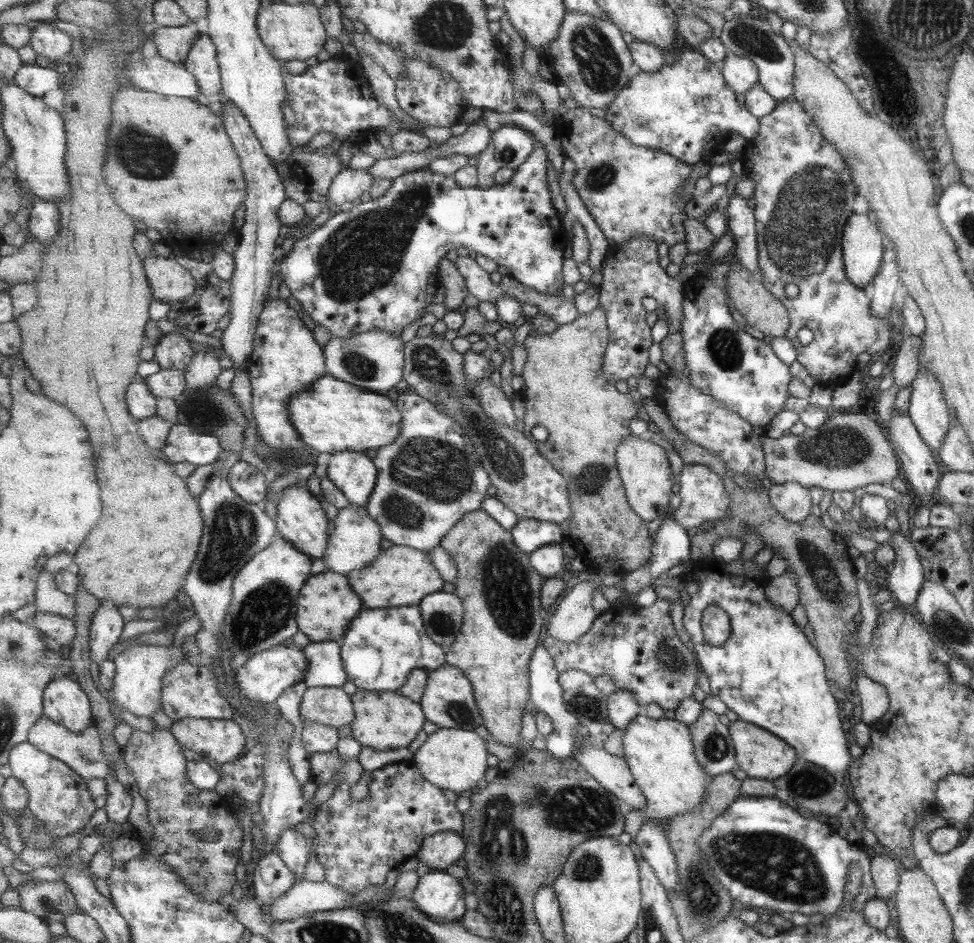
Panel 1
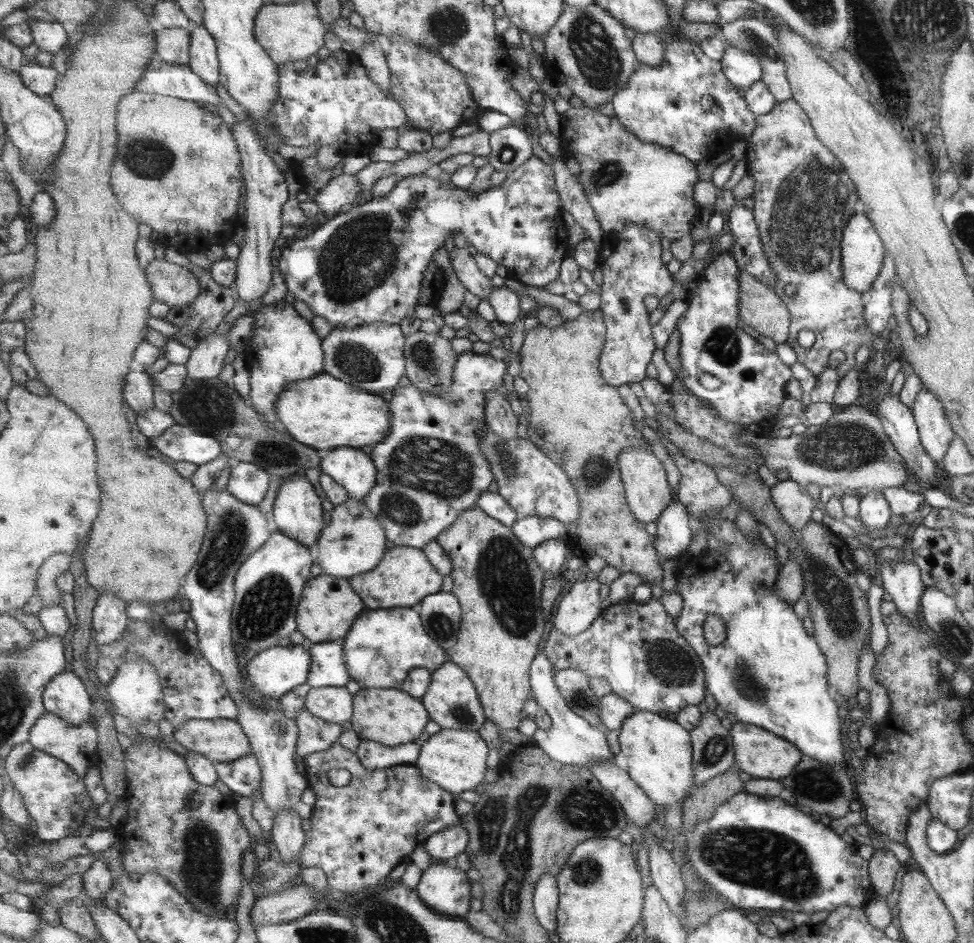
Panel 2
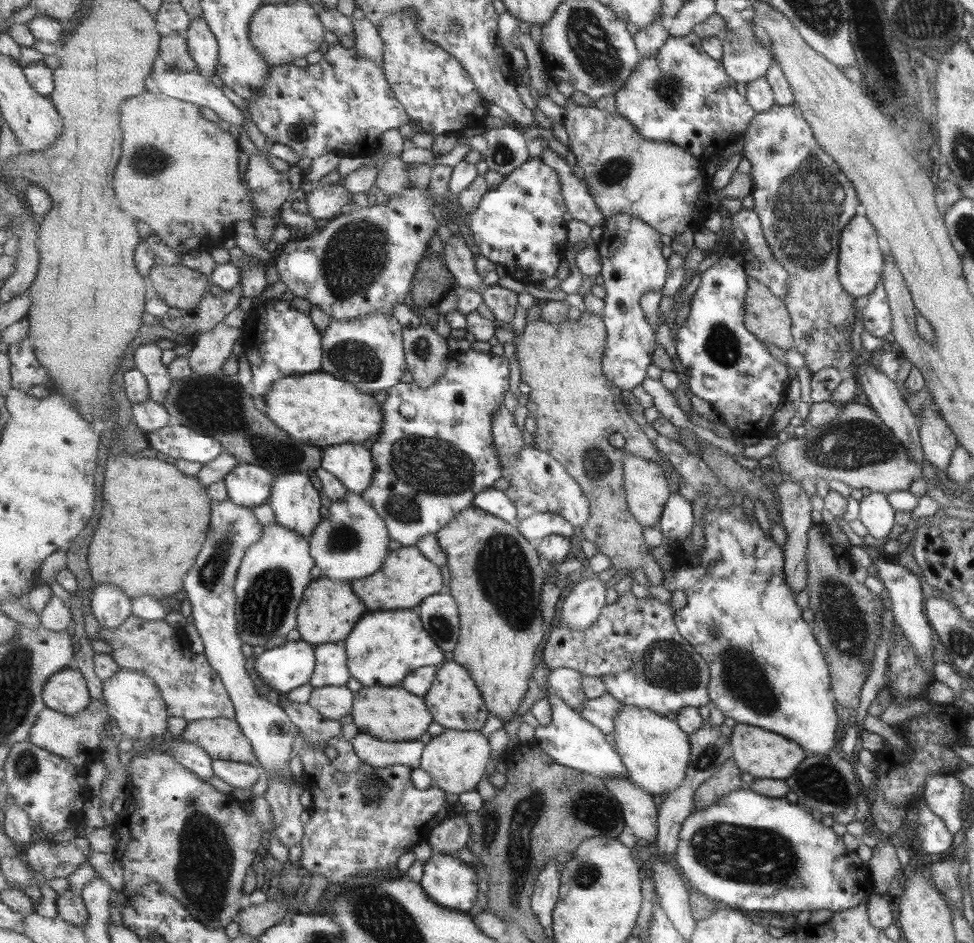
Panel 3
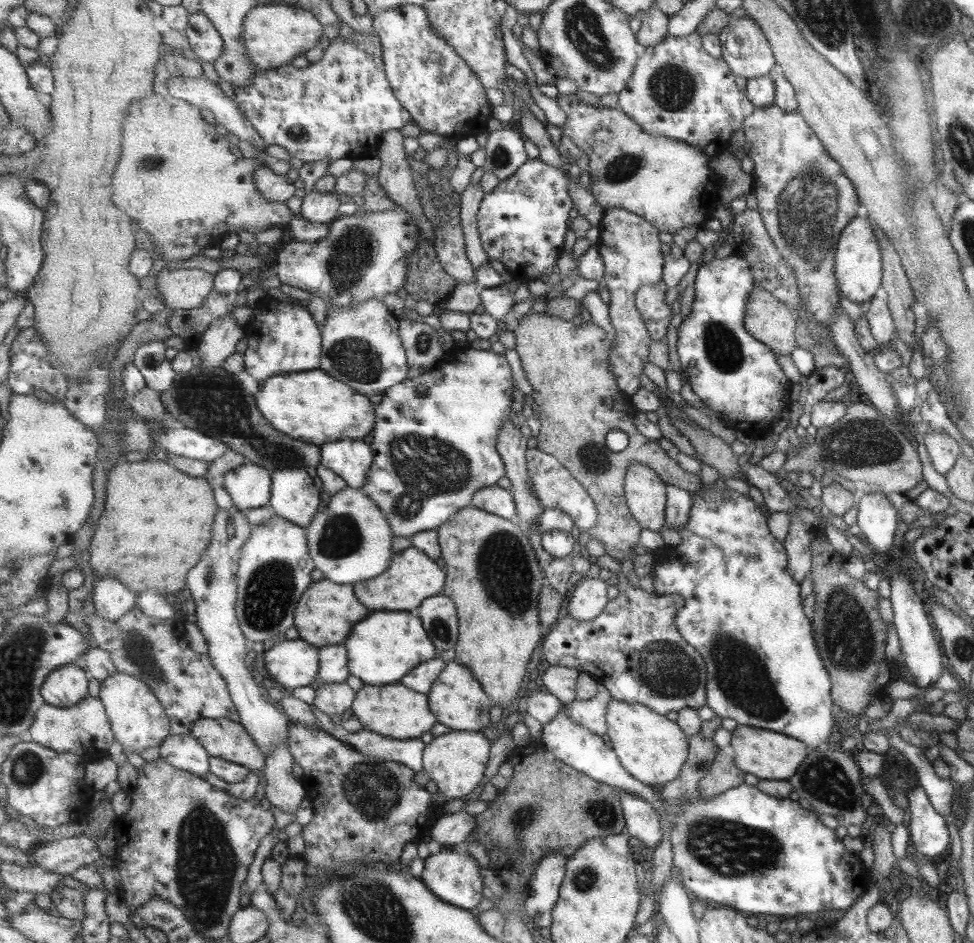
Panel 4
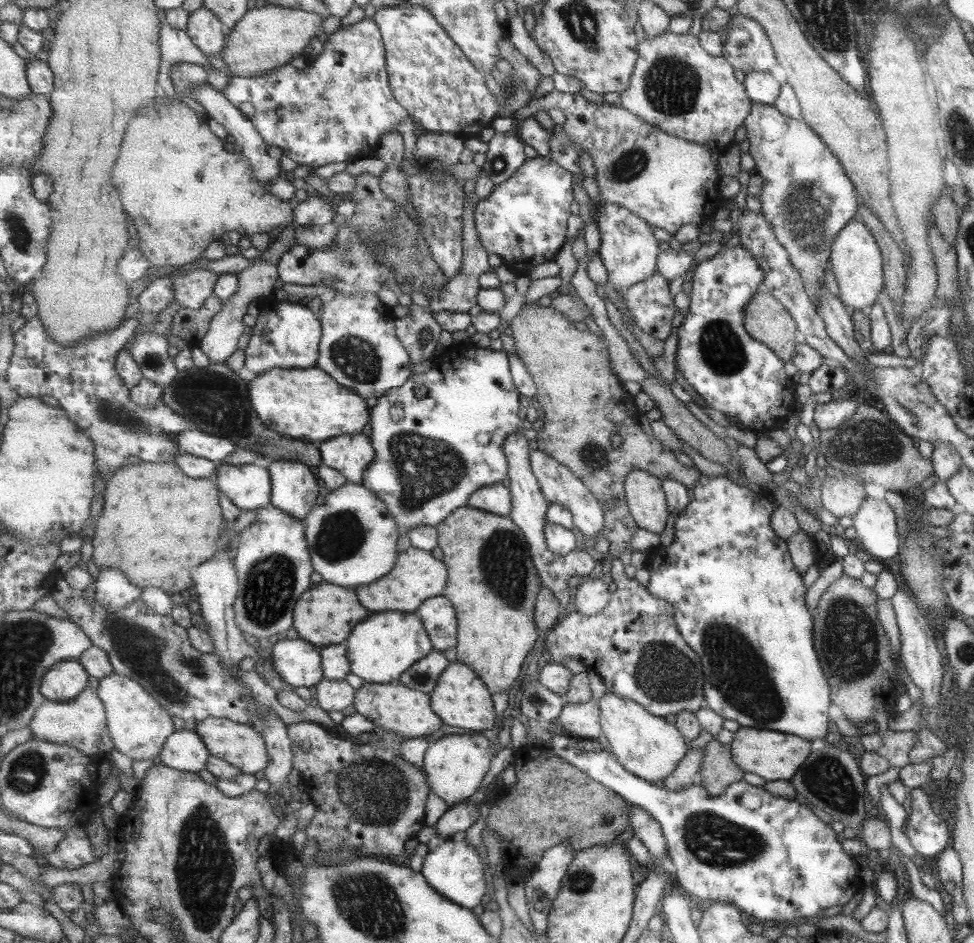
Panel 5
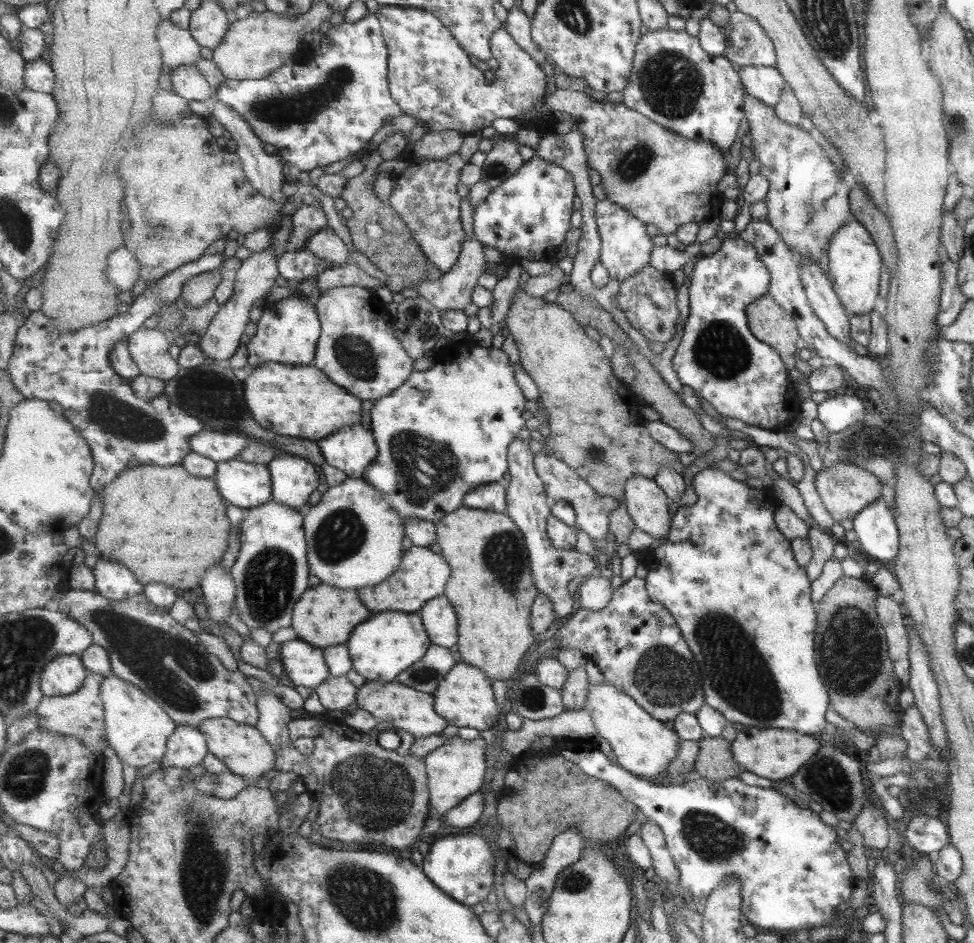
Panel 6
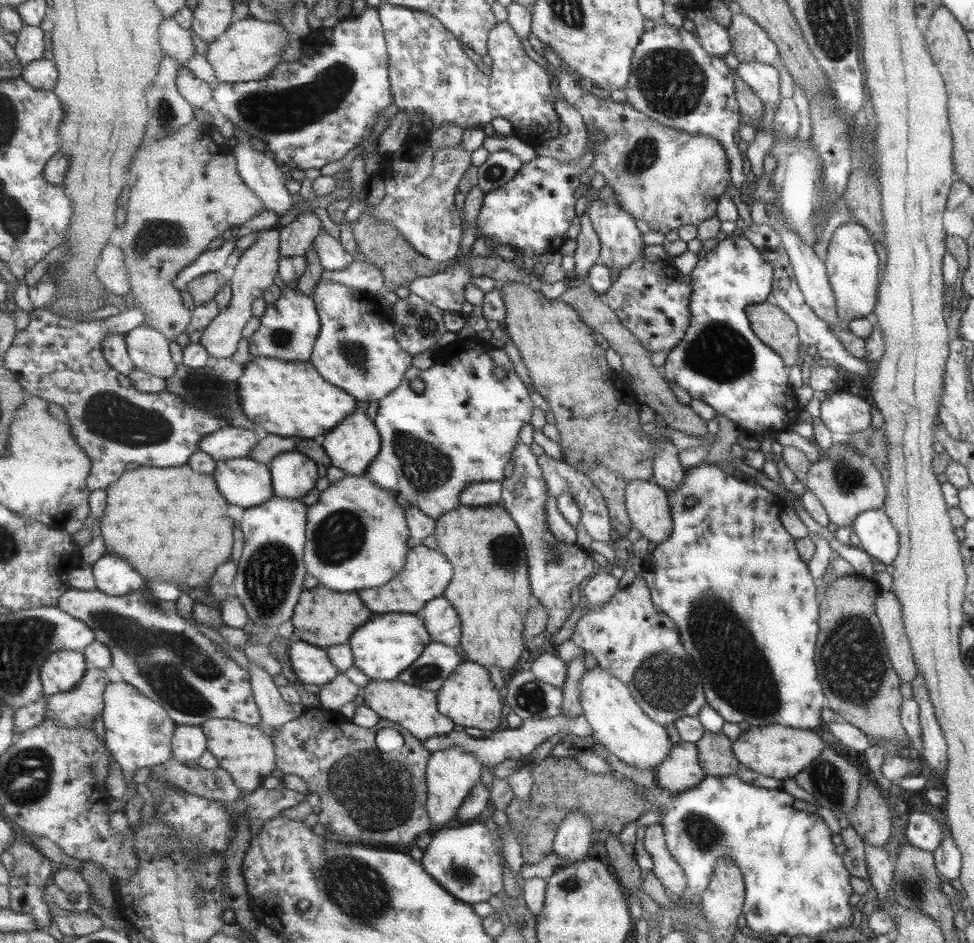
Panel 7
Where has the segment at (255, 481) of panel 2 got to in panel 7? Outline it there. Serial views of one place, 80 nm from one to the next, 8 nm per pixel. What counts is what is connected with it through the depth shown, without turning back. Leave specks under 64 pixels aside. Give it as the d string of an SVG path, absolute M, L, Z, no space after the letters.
M249 458L217 461L217 480L221 494L231 504L245 510L269 502L276 494L269 464Z

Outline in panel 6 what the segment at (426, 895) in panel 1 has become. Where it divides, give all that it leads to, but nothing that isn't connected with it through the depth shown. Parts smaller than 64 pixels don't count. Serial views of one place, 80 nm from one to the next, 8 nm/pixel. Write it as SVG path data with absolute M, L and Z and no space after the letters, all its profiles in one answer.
M481 834L436 837L425 856L422 866L427 876L441 889L461 904L475 906L485 904L491 892L495 874L493 848L481 838Z

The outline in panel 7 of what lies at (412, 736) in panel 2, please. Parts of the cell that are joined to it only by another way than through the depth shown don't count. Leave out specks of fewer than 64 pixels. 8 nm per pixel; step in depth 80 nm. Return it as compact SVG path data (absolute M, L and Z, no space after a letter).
M400 678L394 681L372 680L364 688L364 704L379 713L385 720L395 722L421 741L441 736L455 728L455 722L438 708L438 693L407 684Z

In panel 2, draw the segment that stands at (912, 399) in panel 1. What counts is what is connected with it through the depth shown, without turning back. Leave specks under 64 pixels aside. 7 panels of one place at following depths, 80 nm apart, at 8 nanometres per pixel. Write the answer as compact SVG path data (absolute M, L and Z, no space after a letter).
M923 387L915 395L910 411L922 450L934 463L940 465L940 460L947 452L949 441L954 435L942 402Z

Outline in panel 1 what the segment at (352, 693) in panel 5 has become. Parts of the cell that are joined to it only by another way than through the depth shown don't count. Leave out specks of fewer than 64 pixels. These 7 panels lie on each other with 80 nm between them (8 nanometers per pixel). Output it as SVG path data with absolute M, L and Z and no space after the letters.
M308 687L300 709L303 730L310 722L339 730L347 724L351 725L356 717L352 696L342 687Z

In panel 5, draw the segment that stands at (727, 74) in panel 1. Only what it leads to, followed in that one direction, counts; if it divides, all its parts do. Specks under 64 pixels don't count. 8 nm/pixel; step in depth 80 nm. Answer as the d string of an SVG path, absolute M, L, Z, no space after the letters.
M739 13L731 16L729 22L719 30L723 44L727 44L733 34L743 36L740 43L737 43L739 53L729 55L727 49L723 49L720 54L733 68L741 70L745 75L754 70L768 71L776 63L770 40L757 21Z

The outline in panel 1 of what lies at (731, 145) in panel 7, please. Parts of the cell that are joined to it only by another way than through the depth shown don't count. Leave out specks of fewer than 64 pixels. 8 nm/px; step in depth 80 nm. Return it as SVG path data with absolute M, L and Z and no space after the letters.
M689 45L683 46L677 61L672 65L666 64L659 72L636 70L628 87L608 106L605 118L613 130L624 134L633 144L661 149L691 166L720 159L723 144L730 134L739 134L747 140L756 138L759 131L759 120L736 100L736 93L724 81L720 65L693 51Z

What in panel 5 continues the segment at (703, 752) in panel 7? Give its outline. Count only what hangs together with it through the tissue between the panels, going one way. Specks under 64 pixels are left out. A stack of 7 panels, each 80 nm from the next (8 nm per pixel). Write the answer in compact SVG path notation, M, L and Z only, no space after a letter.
M714 737L705 750L701 783L712 796L723 793L727 785L743 780L744 772L732 761L728 745L722 745Z

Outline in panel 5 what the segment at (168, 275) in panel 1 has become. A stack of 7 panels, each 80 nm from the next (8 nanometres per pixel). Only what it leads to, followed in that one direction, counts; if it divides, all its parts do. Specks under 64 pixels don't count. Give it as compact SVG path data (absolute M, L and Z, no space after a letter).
M193 269L172 280L174 300L179 308L201 309L205 301L214 295L219 275L206 269Z

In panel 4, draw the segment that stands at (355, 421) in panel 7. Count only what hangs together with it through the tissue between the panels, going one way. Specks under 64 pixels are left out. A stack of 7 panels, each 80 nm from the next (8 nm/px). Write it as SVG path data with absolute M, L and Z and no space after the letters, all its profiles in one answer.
M345 438L325 444L321 450L322 464L342 476L348 486L363 488L376 460L376 450L363 439Z

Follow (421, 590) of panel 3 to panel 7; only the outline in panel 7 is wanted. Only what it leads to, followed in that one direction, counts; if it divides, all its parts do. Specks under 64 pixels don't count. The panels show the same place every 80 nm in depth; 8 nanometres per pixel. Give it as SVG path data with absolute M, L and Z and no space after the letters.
M416 544L409 549L405 570L401 574L397 574L389 584L381 588L369 588L365 592L359 592L359 596L361 600L365 600L365 604L369 604L369 608L373 608L373 612L419 615L427 603L445 595L453 575L453 563L445 553L438 548L431 549L422 544Z

